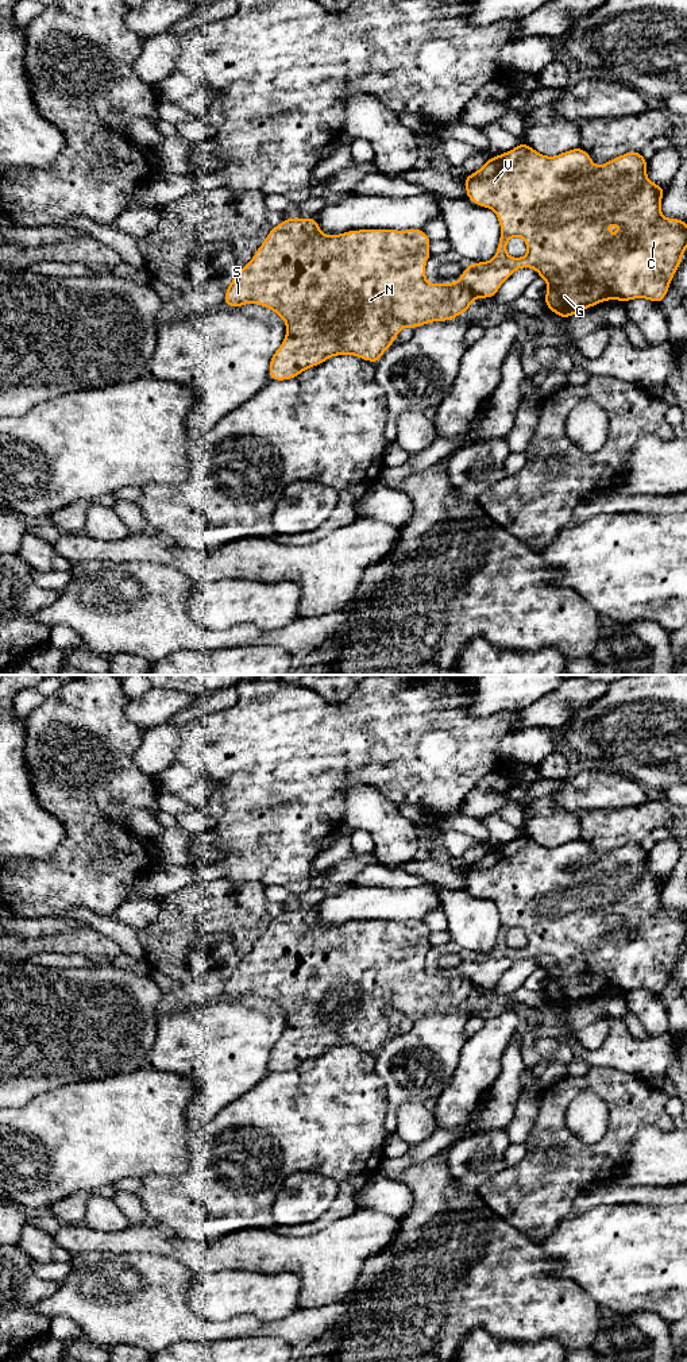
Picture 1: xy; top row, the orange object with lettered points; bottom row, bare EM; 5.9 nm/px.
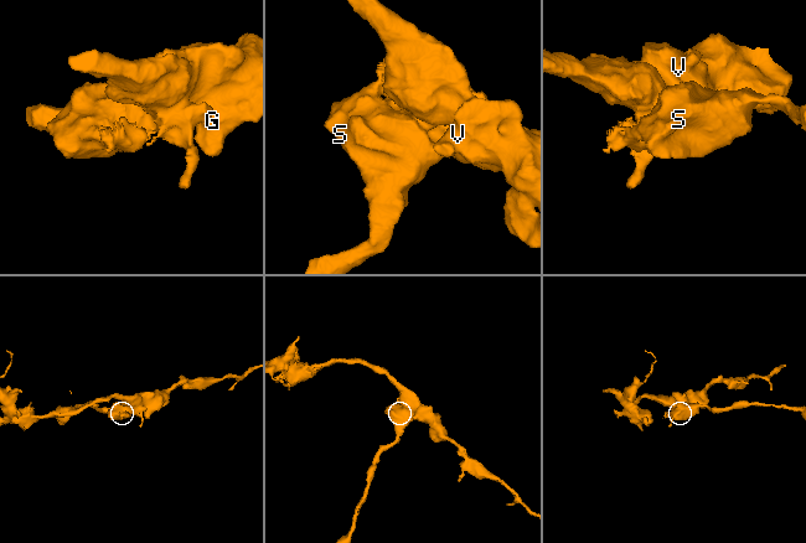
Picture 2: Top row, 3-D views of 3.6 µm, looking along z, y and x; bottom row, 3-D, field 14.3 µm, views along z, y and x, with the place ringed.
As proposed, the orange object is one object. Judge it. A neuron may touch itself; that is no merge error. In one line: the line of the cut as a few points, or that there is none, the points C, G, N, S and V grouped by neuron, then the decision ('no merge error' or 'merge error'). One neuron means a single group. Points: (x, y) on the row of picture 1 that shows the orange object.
xy (458, 281), (475, 296) | C G V / N S | merge error

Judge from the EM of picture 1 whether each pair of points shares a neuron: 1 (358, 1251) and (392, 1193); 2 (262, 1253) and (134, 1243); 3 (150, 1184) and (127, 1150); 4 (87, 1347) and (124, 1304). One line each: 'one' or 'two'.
1: two
2: one
3: two
4: two

